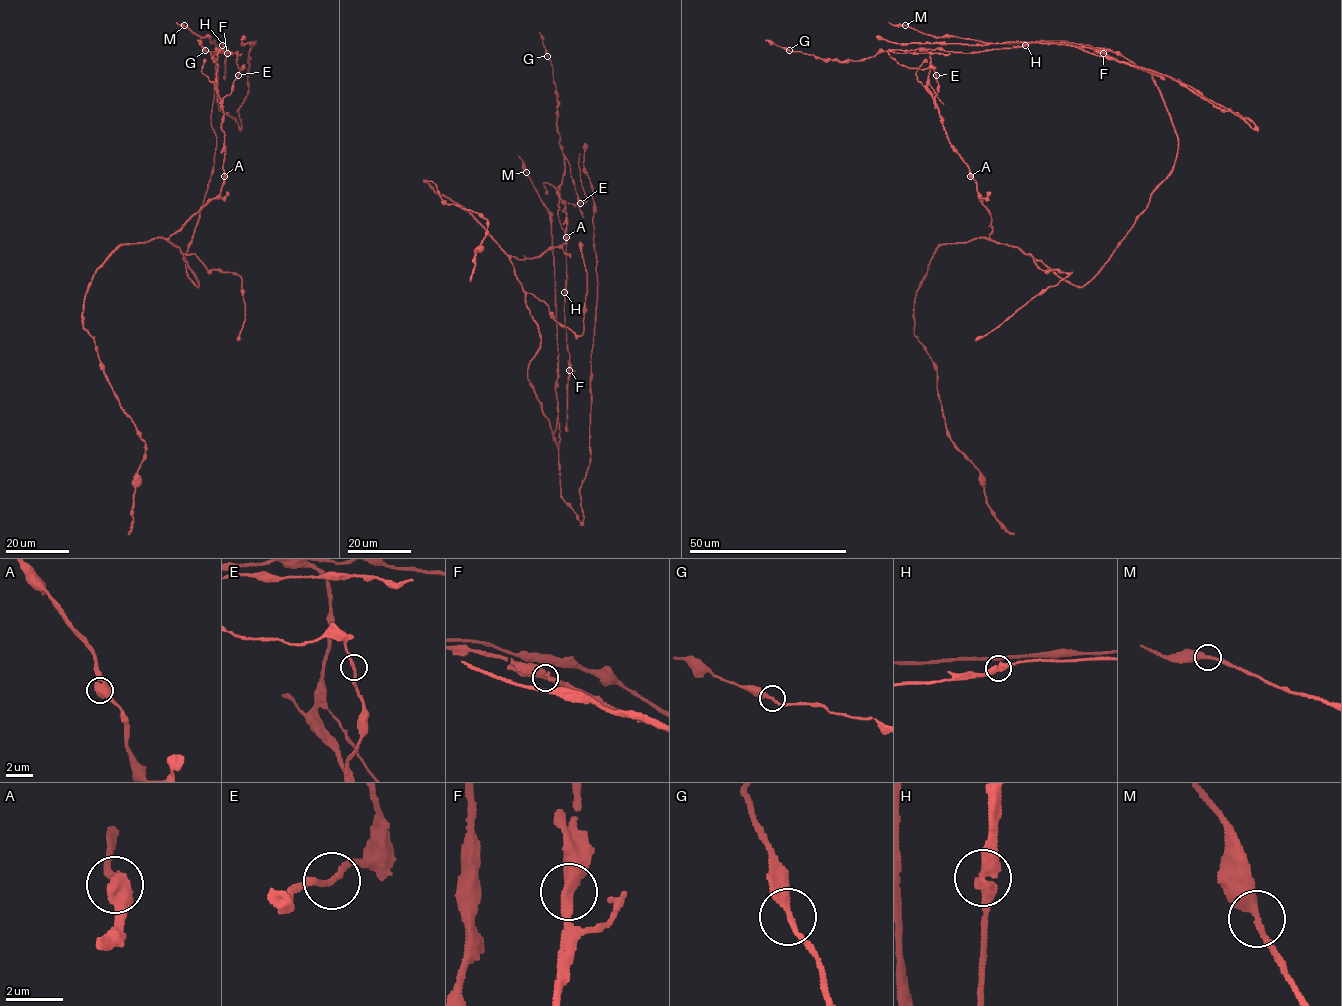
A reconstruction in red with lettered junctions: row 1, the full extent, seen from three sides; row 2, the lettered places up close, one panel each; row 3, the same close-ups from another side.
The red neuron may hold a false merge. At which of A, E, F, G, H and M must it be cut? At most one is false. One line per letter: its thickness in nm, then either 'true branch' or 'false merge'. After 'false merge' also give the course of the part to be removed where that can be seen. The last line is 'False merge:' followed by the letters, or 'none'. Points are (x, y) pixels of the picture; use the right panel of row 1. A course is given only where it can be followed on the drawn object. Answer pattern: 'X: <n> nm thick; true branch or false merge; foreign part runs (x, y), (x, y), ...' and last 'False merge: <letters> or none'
A: 500 nm thick; true branch
E: 190 nm thick; true branch
F: 420 nm thick; false merge; foreign part runs (1103, 53), (1129, 64)
G: 220 nm thick; true branch
H: 440 nm thick; true branch
M: 320 nm thick; true branch
False merge: F

